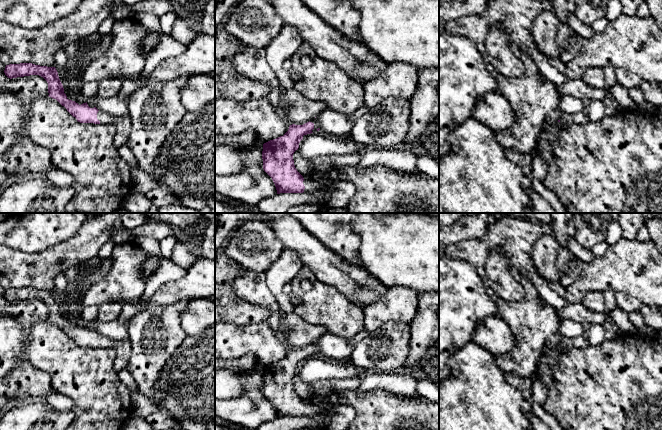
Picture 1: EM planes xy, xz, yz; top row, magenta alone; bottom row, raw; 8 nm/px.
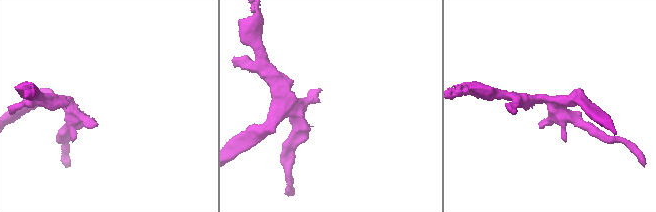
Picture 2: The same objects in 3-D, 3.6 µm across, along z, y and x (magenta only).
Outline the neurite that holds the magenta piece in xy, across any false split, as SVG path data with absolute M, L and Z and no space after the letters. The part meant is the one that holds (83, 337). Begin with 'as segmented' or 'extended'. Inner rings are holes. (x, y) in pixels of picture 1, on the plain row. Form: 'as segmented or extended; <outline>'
extended; M32 287L9 288L6 289L4 297L10 303L30 299L43 301L48 307L48 320L56 323L78 346L113 348L116 351L115 371L119 373L127 366L132 351L131 342L126 340L121 343L98 334L89 326L79 329L75 325L69 324L64 317L63 309L55 291L40 290Z

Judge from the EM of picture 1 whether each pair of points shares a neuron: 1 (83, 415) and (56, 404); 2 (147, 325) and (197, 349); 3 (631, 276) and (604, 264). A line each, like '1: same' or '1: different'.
1: different
2: different
3: same

